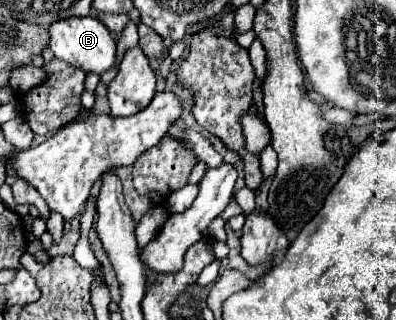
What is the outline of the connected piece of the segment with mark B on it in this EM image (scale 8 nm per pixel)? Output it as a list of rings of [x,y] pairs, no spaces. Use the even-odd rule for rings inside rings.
[[[72,16],[70,20],[58,20],[58,24],[48,26],[48,32],[54,56],[72,66],[80,66],[86,72],[104,74],[114,64],[116,40],[110,34],[110,30],[94,16]]]

